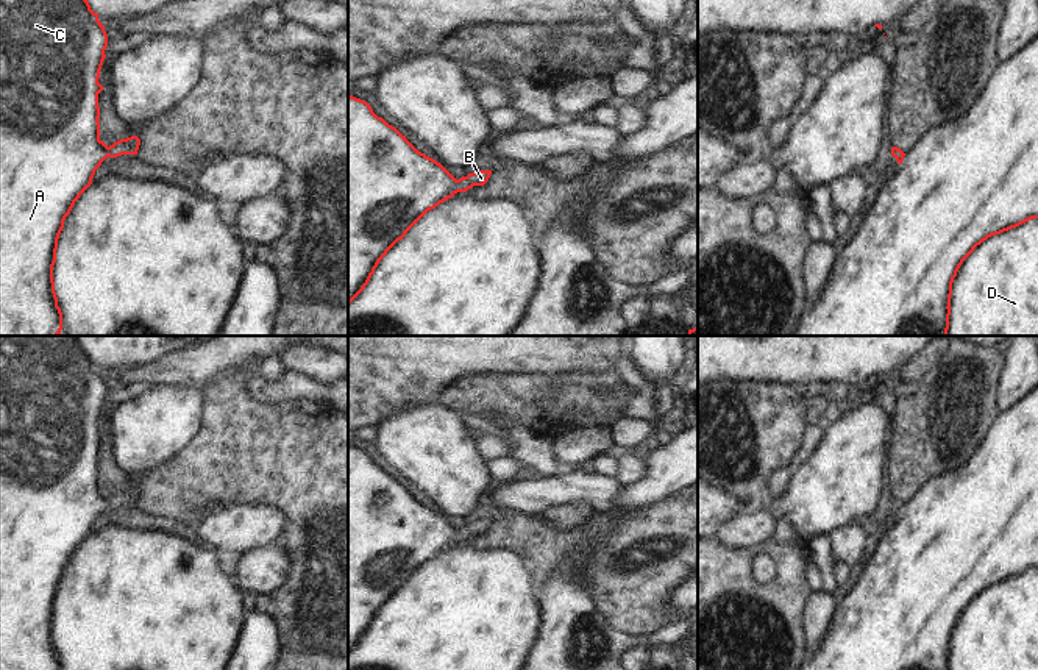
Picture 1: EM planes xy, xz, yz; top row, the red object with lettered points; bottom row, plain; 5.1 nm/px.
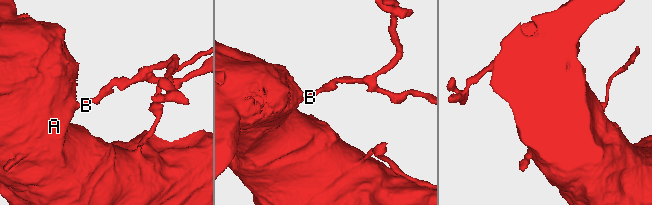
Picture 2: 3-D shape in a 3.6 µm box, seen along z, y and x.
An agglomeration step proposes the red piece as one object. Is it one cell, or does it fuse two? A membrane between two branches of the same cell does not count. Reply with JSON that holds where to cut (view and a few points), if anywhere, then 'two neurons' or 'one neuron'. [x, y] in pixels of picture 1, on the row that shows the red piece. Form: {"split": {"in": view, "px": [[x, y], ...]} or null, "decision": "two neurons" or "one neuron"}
{"split": null, "decision": "one neuron"}

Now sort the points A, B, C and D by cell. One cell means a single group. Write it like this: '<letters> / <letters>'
A B C D

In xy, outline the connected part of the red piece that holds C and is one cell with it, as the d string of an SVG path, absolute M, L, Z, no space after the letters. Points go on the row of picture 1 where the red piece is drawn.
M0 0L0 336L61 334L53 266L64 220L108 156L137 155L137 136L109 147L100 139L98 78L106 47L105 25L87 0Z

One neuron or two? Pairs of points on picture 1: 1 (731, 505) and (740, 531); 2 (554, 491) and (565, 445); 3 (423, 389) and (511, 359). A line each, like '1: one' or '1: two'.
1: two
2: one
3: one

